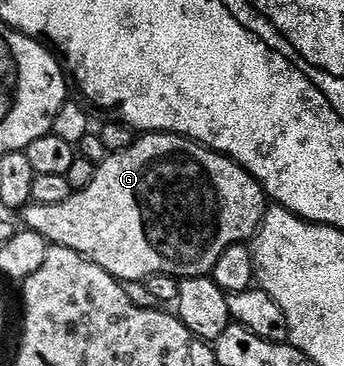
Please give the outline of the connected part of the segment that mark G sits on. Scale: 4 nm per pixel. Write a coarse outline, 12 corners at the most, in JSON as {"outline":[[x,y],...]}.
{"outline":[[177,133],[23,228],[121,283],[209,276],[263,187]]}

